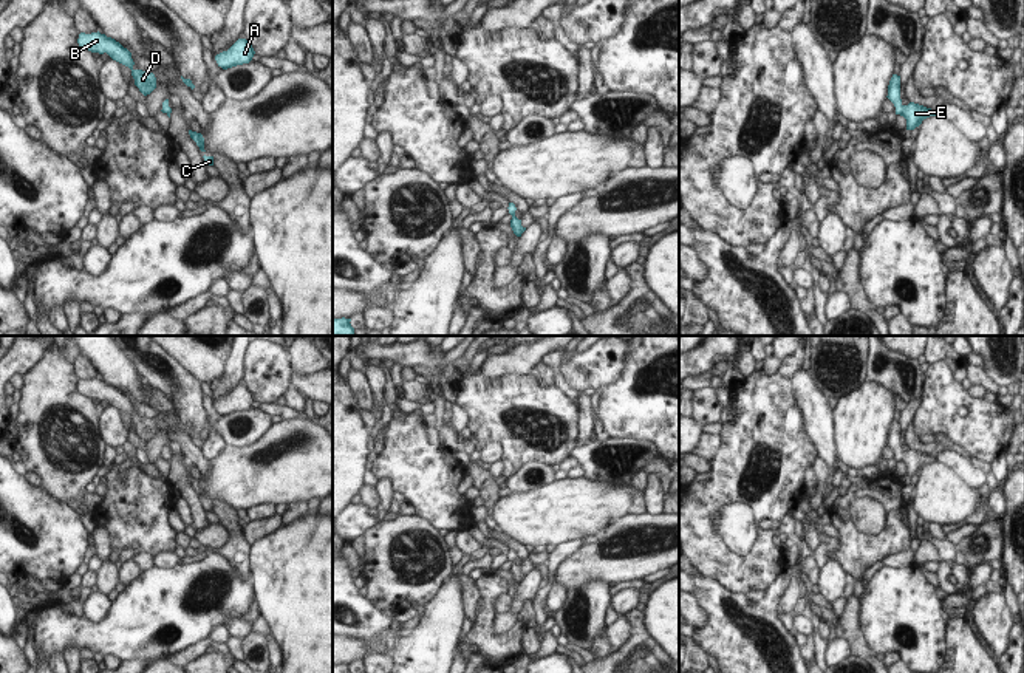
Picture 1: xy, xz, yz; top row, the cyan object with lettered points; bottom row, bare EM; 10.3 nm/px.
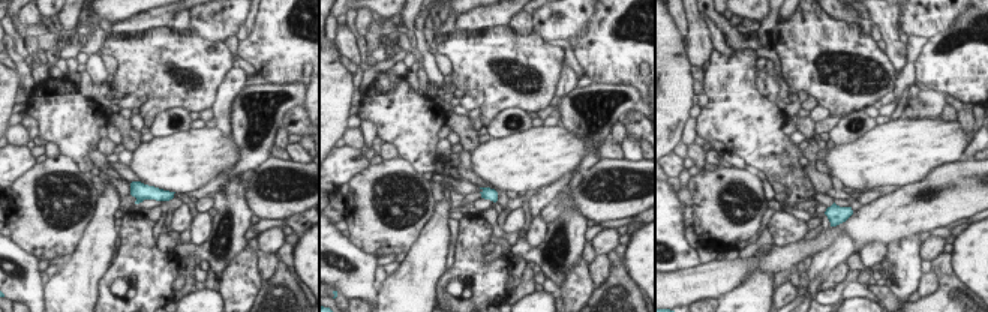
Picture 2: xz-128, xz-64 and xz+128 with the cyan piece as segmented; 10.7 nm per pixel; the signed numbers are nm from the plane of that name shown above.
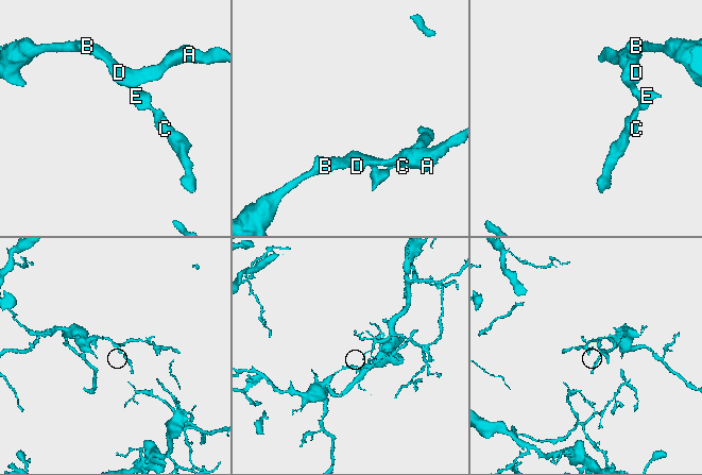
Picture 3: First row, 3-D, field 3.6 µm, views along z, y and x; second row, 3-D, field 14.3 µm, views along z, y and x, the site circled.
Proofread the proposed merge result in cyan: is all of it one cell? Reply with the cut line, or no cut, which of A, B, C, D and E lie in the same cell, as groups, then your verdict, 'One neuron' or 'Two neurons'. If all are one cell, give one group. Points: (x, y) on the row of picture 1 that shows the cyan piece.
No split. Groups: A B C D E. One neuron.

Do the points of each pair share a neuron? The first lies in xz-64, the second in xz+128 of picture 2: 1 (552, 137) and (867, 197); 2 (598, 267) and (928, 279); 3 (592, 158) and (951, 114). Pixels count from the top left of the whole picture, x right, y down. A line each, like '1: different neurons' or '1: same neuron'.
1: different neurons
2: same neuron
3: different neurons

